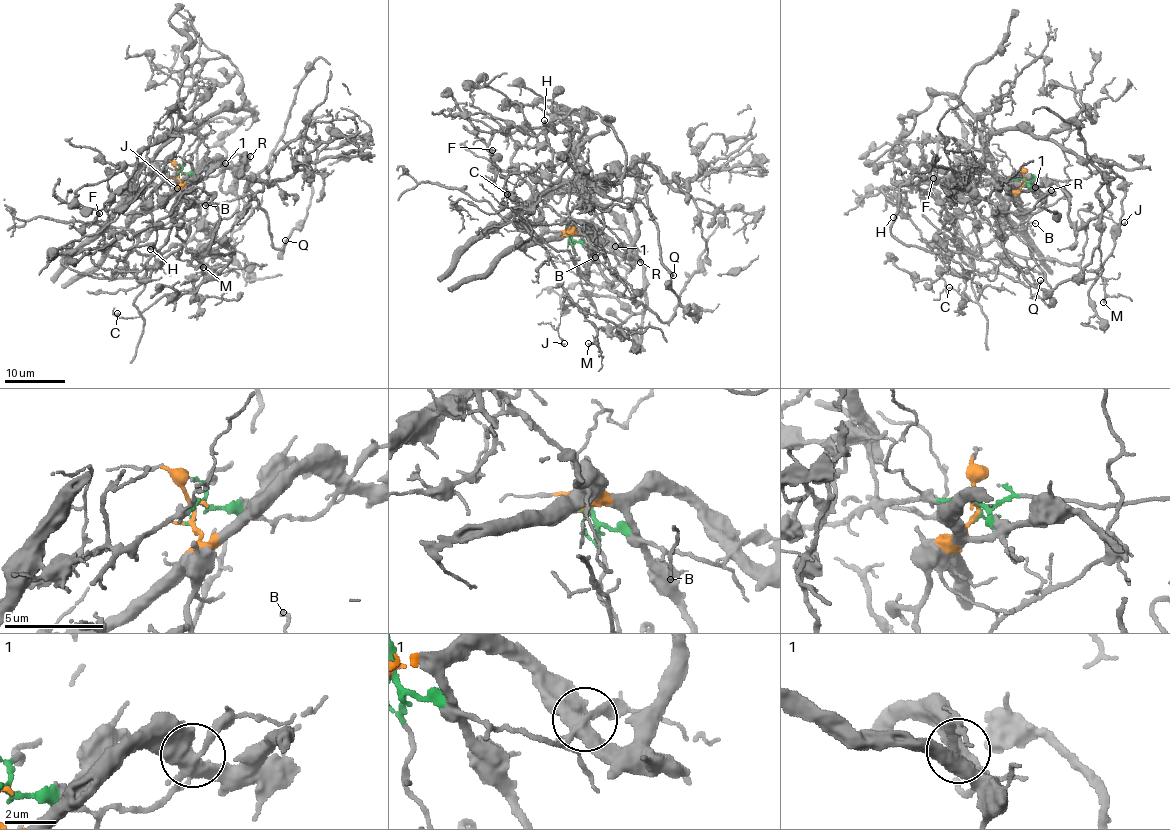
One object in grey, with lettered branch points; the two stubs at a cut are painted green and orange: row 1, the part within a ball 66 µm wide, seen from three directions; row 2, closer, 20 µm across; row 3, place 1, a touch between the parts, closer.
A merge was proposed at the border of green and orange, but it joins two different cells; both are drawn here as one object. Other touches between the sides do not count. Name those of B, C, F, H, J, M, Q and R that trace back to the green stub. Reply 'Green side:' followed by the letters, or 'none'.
Green side: C, F, H, J, M

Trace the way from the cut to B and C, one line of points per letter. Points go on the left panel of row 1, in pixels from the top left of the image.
B: (177, 174), (180, 193), (177, 207), (186, 218), (200, 220), (208, 208), (205, 204)
C: (177, 175), (143, 203), (151, 224), (125, 261), (144, 285), (133, 303), (140, 315), (118, 313)

